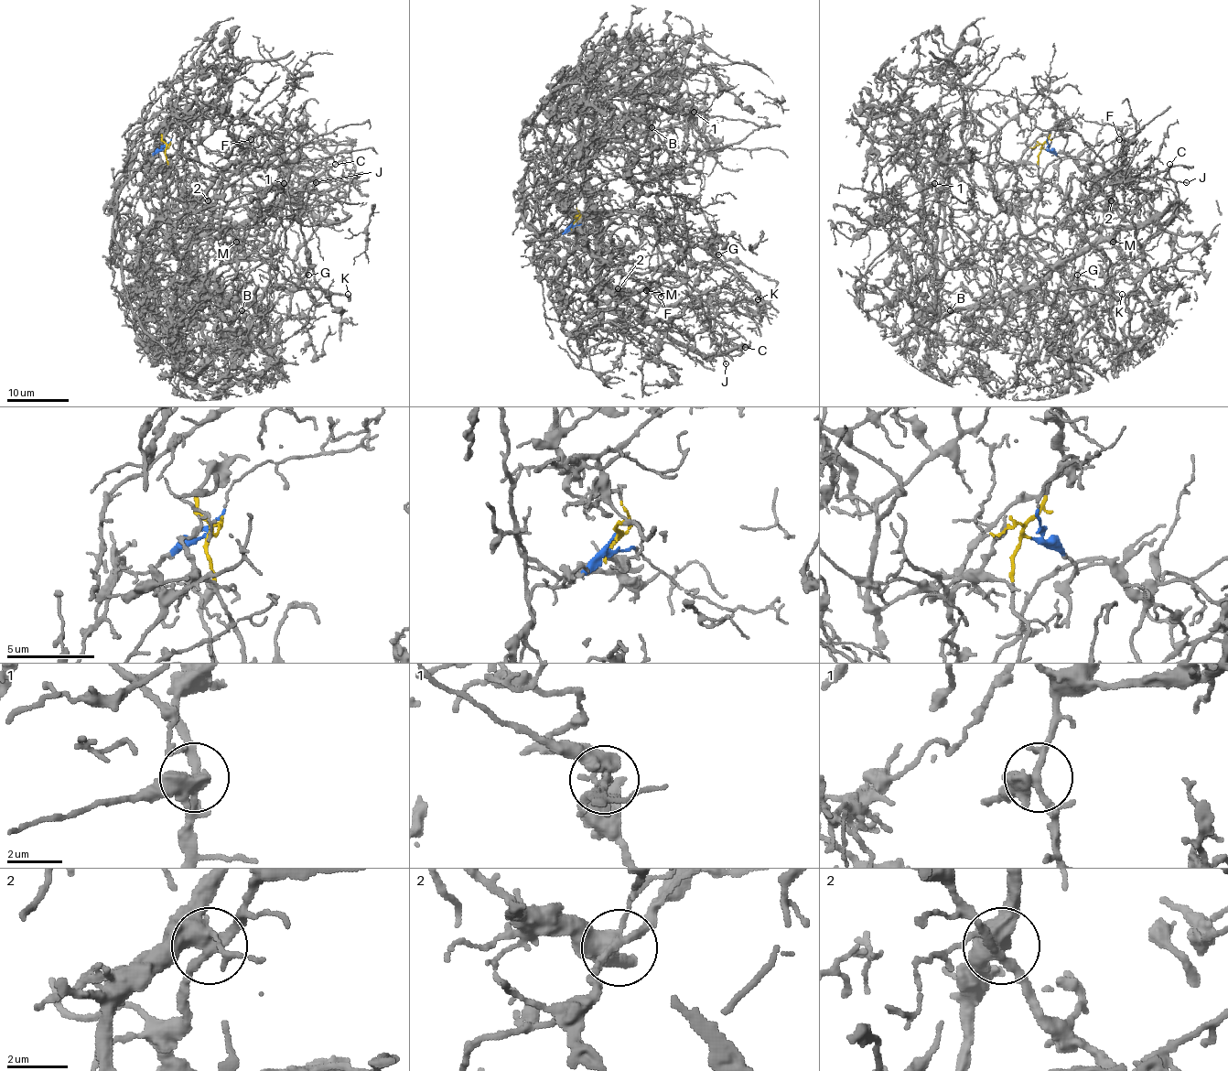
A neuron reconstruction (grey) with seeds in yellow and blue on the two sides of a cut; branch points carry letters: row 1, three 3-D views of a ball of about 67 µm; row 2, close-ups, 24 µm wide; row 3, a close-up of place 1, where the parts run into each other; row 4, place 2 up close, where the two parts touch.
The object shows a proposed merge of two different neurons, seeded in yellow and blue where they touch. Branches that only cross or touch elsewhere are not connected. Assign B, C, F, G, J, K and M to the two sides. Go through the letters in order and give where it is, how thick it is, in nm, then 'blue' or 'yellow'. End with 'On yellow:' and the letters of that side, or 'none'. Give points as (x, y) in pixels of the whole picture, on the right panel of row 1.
B: at (950, 310); 140 nm thick; blue
C: at (1169, 164); 160 nm thick; yellow
F: at (1119, 139); 140 nm thick; blue
G: at (1077, 275); 90 nm thick; yellow
J: at (1186, 182); 120 nm thick; yellow
K: at (1122, 294); 160 nm thick; yellow
M: at (1113, 242); 150 nm thick; yellow
On yellow: C, G, J, K, M

